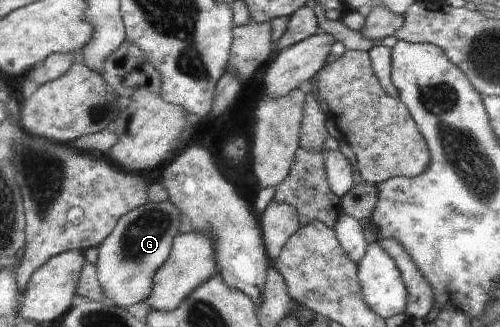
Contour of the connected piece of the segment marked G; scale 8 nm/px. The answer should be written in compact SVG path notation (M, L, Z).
M169 199L161 203L147 201L122 217L114 231L98 247L96 274L106 298L118 306L127 307L149 297L154 277L169 259L173 241L181 233L181 221L182 211Z

